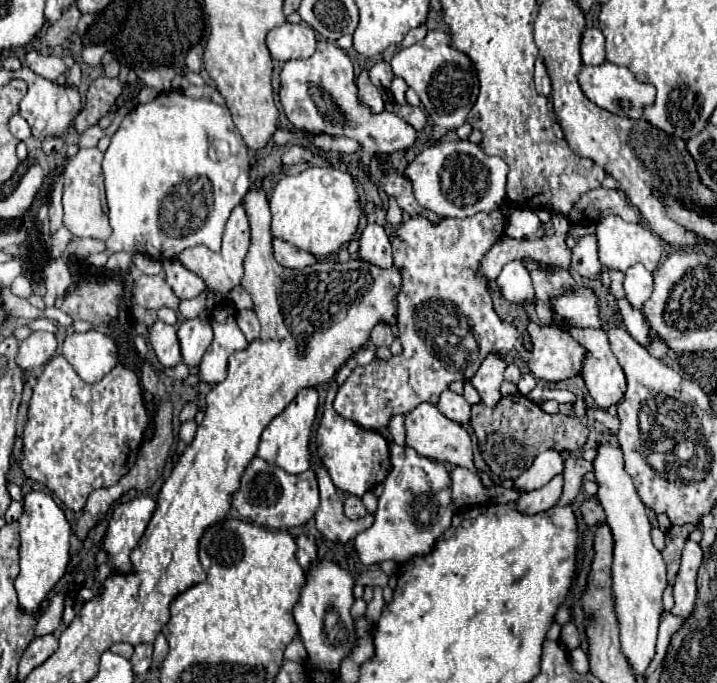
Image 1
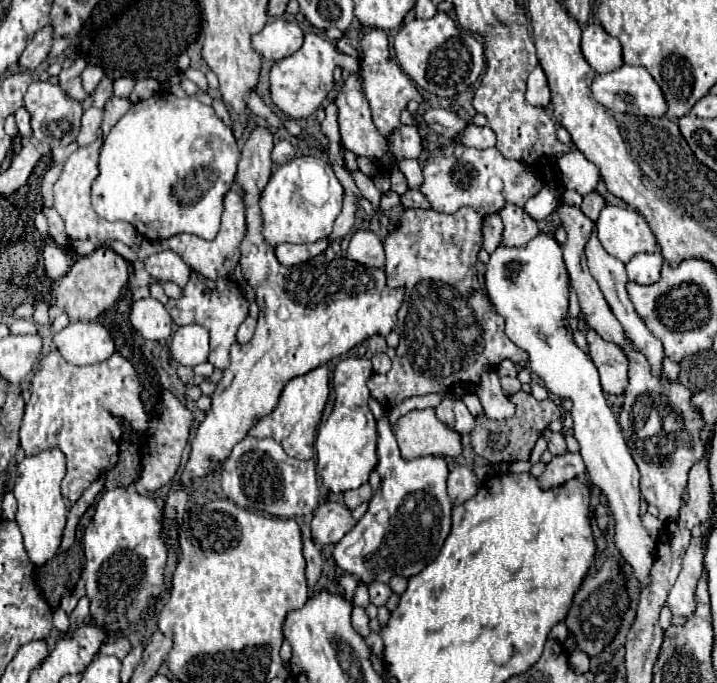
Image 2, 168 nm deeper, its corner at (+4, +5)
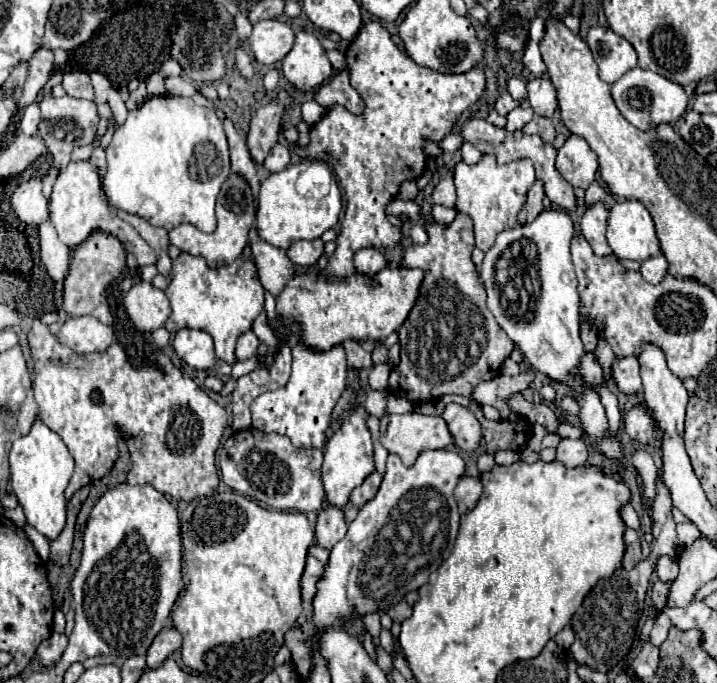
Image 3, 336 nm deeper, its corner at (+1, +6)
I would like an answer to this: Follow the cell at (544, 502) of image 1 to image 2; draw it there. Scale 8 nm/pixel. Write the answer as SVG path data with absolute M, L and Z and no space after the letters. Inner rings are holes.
M565 453L561 457L555 455L553 461L547 463L541 477L537 477L537 481L543 491L549 491L549 489L563 485L565 481L569 481L573 477L583 475L583 473L585 473L585 465L583 465L581 455L579 453Z

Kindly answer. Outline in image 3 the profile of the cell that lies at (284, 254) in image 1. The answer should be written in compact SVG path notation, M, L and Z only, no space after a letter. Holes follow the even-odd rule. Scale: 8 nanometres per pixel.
M316 238L316 240L298 240L296 244L292 244L288 248L288 258L298 266L312 266L322 256L322 250L324 250L324 242L320 238Z

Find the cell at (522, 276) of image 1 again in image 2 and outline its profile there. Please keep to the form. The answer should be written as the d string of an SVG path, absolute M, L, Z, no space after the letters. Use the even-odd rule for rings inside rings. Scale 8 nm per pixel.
M539 233L527 247L497 247L487 263L485 287L497 313L507 321L507 337L529 353L529 367L535 371L545 387L553 393L573 401L573 435L581 445L581 457L587 467L589 481L599 489L607 501L609 513L615 521L613 543L621 561L633 567L633 575L641 589L651 583L651 567L655 563L655 541L641 523L639 497L639 469L627 447L617 419L607 407L599 375L591 359L571 341L565 325L567 319L567 271L559 243L547 233Z

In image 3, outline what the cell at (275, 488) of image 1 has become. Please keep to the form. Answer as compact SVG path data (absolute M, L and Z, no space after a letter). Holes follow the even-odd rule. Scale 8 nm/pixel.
M256 428L234 432L220 452L222 482L232 490L266 504L274 510L320 510L324 504L324 488L320 480L322 450L296 448L288 436L264 434Z

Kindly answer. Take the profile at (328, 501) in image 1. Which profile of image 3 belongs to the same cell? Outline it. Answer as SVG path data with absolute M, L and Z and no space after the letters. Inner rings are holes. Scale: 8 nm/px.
M328 506L318 514L316 520L316 540L320 546L330 550L336 542L340 542L346 536L346 520L344 512L336 506Z

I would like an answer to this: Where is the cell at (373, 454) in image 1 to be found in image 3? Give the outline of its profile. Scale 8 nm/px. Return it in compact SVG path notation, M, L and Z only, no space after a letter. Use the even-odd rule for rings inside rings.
M354 408L348 418L342 420L340 428L334 432L334 436L324 446L324 464L322 464L322 484L326 492L326 500L332 506L344 508L348 504L350 492L364 482L368 474L376 470L374 466L374 450L372 450L372 436L366 428L368 412L364 408Z

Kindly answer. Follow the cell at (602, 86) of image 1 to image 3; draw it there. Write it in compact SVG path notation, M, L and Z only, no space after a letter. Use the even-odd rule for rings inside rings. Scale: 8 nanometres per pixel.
M634 68L626 72L618 82L614 82L612 98L622 116L640 130L650 130L658 124L674 124L686 112L688 106L688 96L680 84L642 68Z

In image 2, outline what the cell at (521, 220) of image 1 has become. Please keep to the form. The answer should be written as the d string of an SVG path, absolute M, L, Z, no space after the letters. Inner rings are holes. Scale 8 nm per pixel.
M543 187L535 197L531 197L525 205L523 205L525 213L535 219L535 221L541 221L545 219L547 215L551 215L555 209L557 209L557 197L551 193L549 187Z

